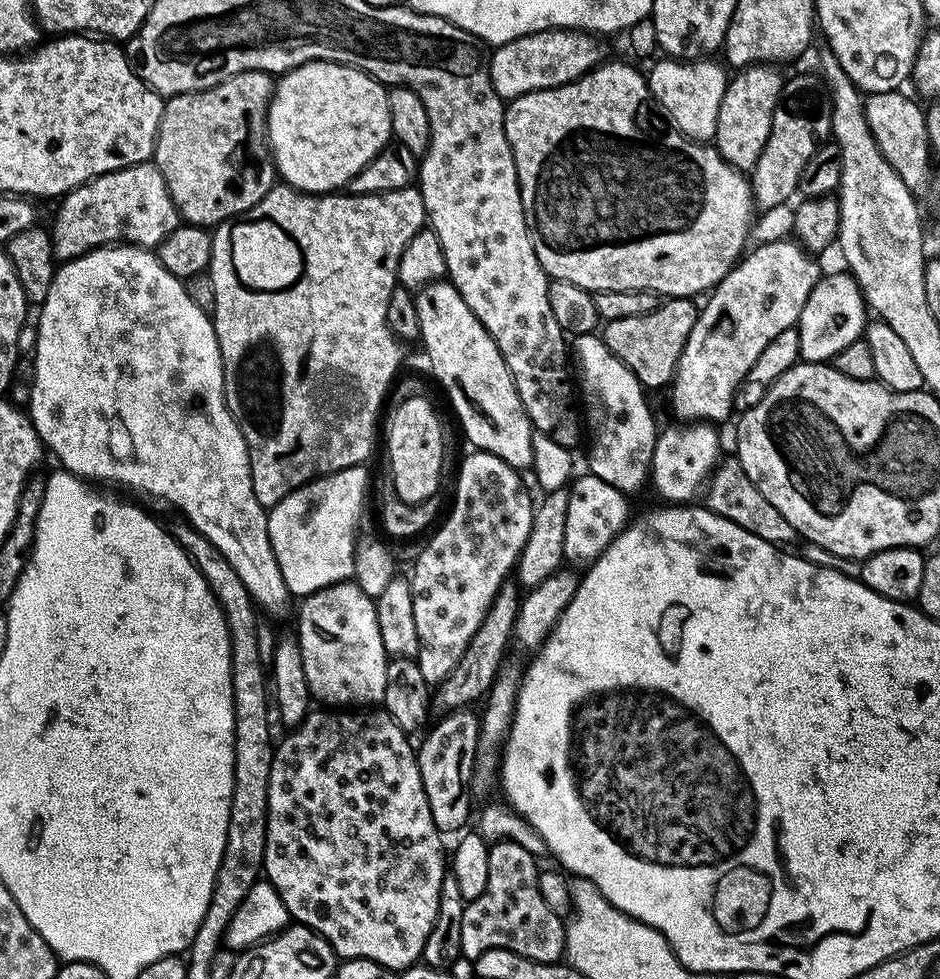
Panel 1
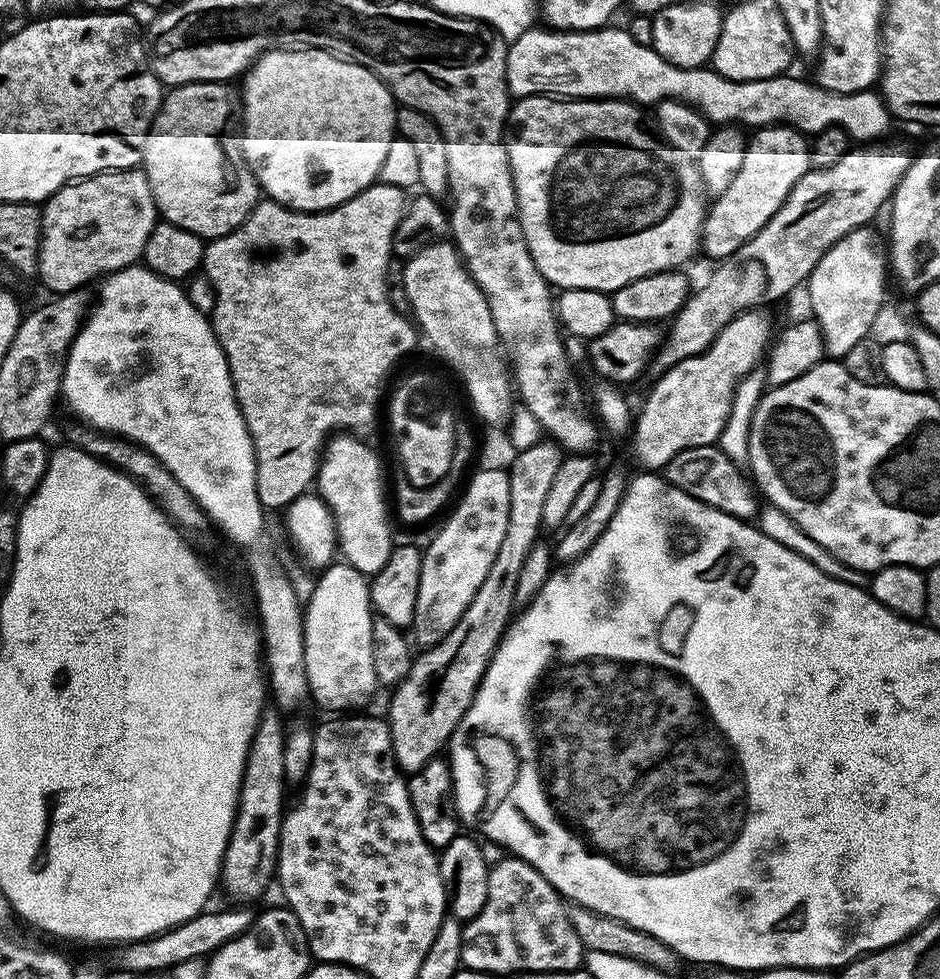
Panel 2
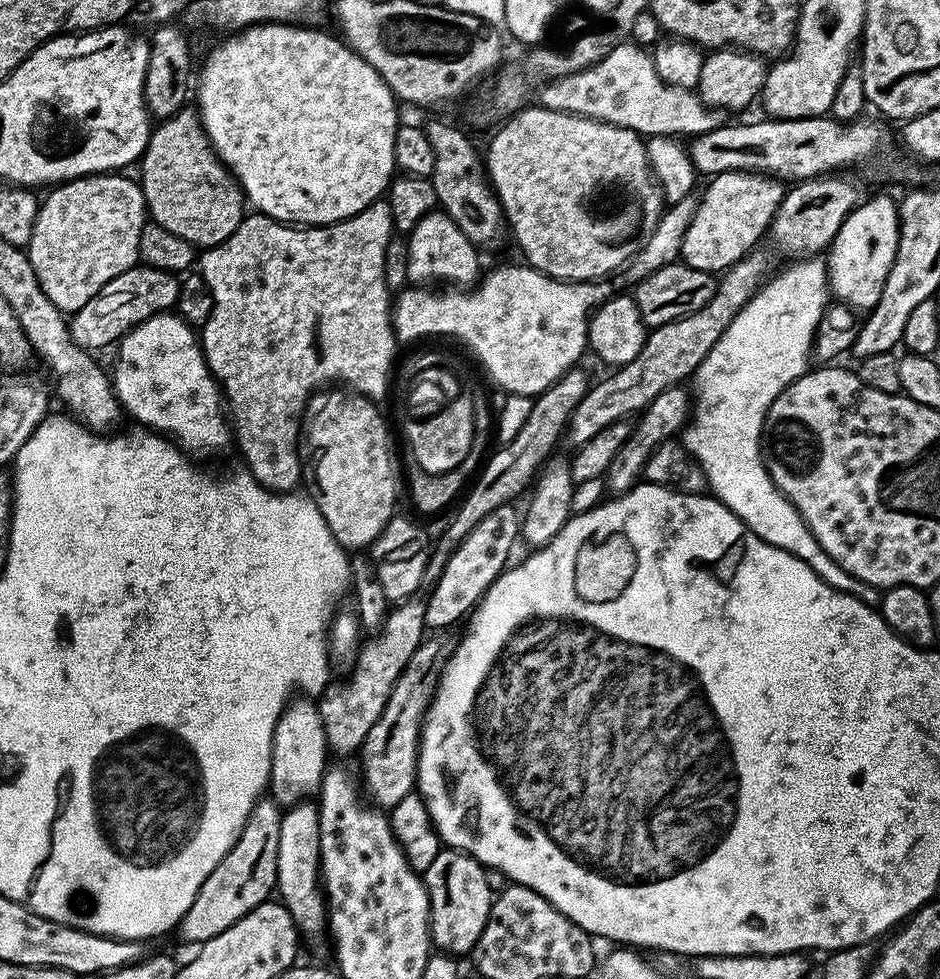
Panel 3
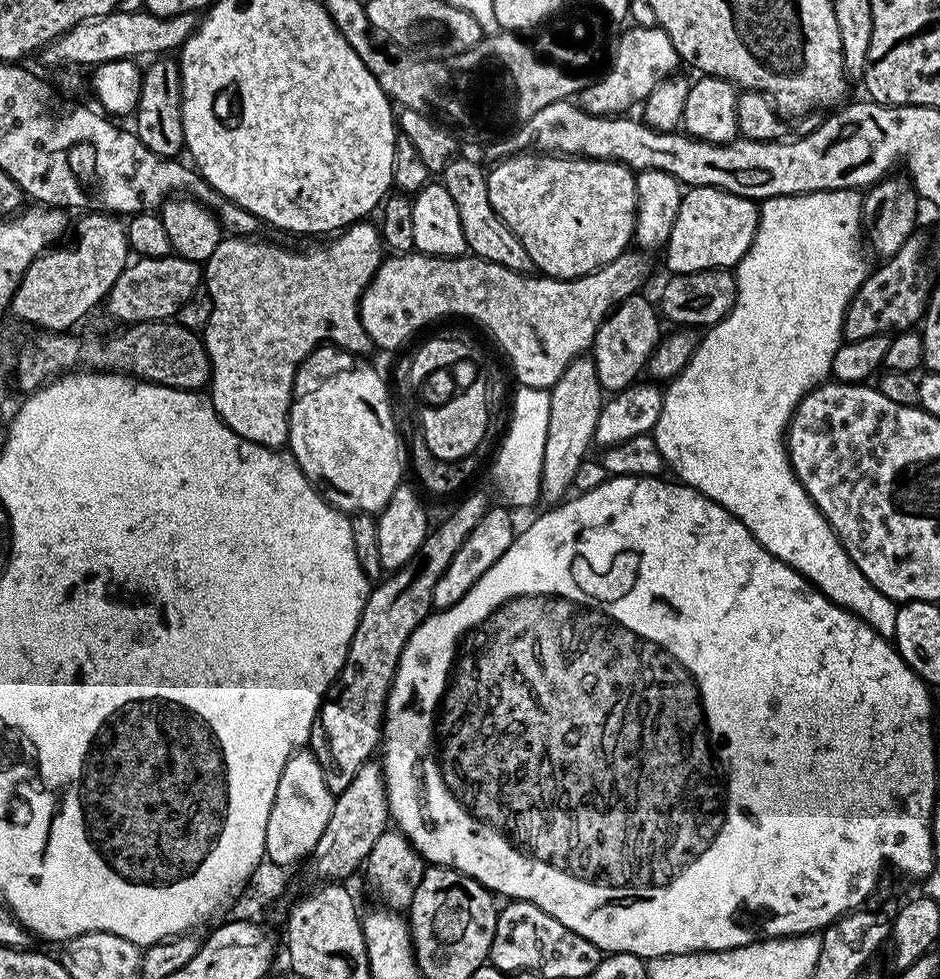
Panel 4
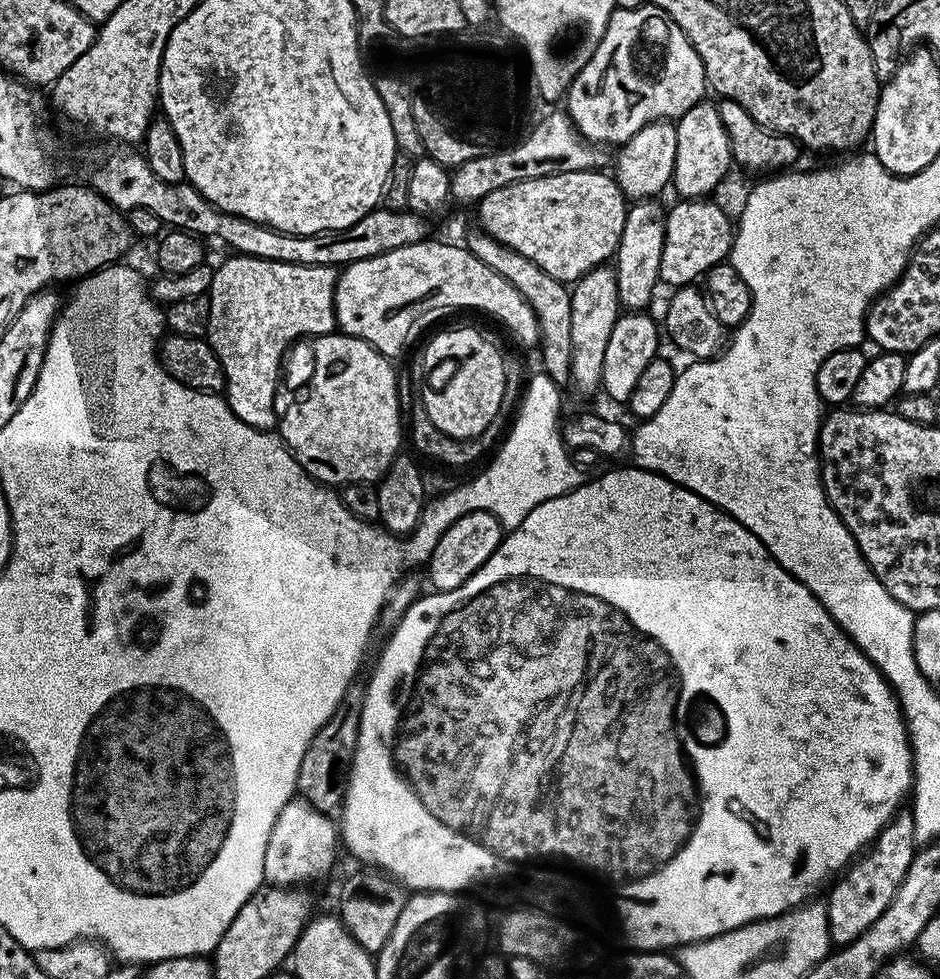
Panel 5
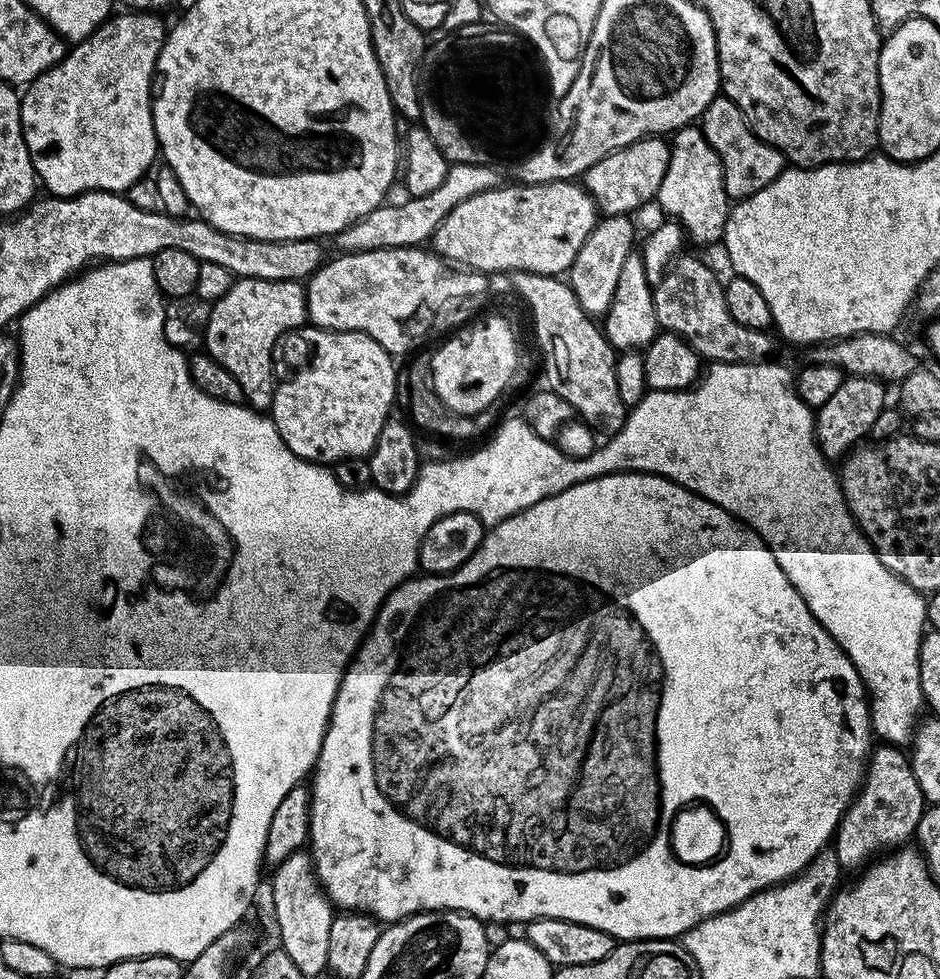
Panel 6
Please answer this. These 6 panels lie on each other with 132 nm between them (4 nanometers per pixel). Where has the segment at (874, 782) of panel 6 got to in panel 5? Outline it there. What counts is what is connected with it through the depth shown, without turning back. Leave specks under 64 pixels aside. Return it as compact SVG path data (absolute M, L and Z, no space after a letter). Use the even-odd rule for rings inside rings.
M901 810L877 834L867 851L857 856L827 889L828 938L833 945L853 944L866 929L878 922L878 918L882 918L898 886L902 886L906 870L910 870L910 862L916 857L917 851L914 818L911 811Z

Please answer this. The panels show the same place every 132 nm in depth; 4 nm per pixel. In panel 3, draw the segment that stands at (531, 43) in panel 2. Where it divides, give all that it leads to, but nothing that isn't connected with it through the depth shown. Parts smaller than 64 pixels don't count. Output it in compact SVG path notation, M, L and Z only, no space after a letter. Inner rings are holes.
M625 42L580 72L555 77L543 85L539 103L550 110L569 112L575 116L588 116L629 128L641 137L675 136L691 138L701 136L720 127L722 117L715 107L700 99L691 88L670 86L658 78L651 55L638 44Z

